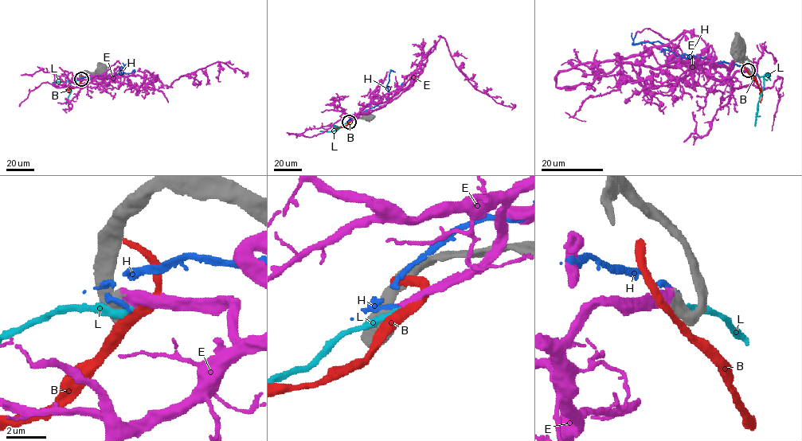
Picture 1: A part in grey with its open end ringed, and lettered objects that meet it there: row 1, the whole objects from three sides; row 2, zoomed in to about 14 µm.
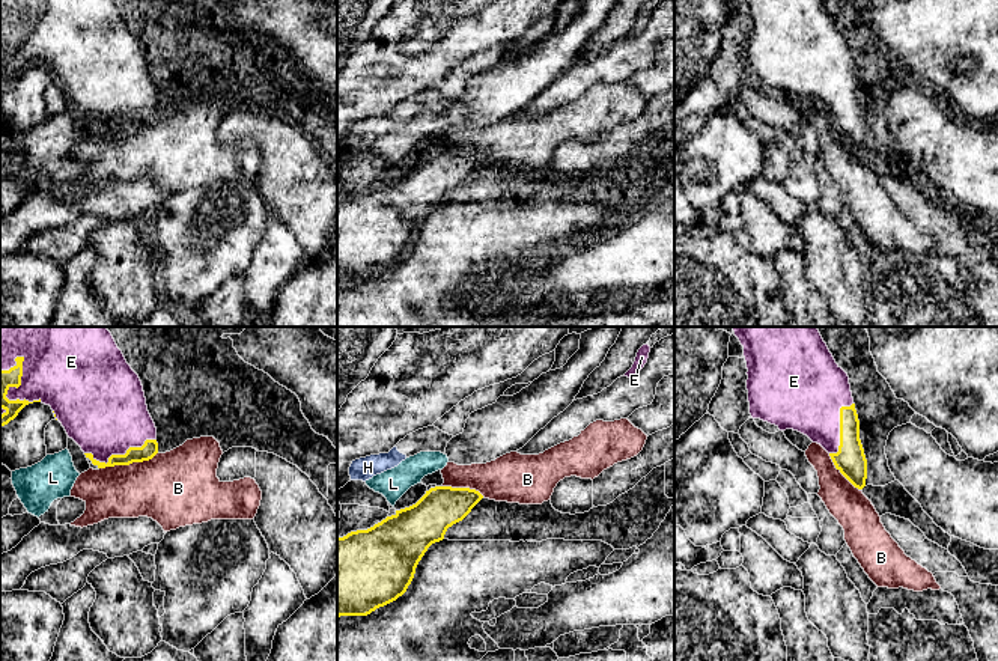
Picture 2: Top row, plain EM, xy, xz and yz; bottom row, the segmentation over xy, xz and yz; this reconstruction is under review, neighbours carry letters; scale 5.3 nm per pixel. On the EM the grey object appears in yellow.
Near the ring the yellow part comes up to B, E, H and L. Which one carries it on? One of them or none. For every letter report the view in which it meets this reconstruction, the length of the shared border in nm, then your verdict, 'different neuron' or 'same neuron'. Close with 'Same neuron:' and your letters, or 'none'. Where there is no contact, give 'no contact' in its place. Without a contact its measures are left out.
B: contact in xy; length 320 nm; different neuron
E: contact in xy; length 400 nm; same neuron
H: no contact; different neuron
L: no contact; different neuron
Same neuron: E

